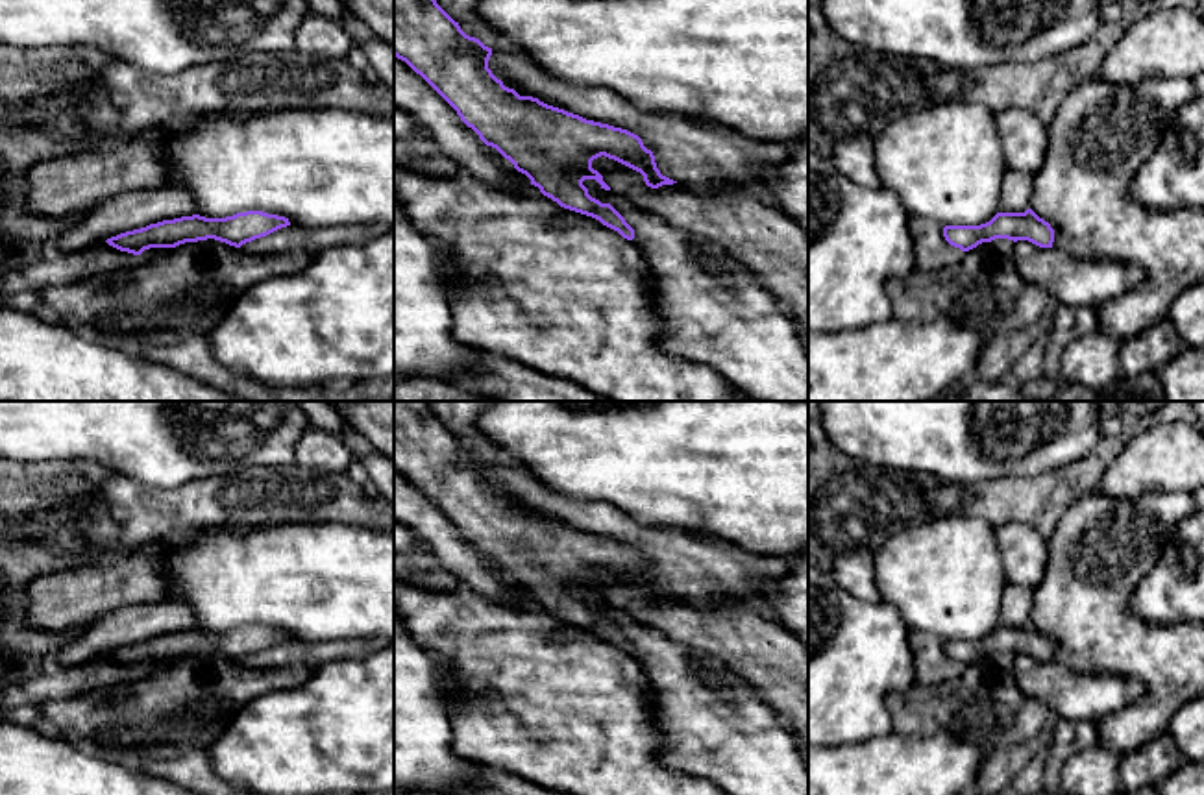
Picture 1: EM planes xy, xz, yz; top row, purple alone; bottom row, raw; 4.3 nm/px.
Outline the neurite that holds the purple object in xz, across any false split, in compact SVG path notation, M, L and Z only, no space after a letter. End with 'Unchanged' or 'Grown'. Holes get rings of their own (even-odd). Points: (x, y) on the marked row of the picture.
M394 0L394 55L420 74L486 146L509 159L544 196L564 209L599 220L627 240L634 238L634 229L610 203L592 198L583 185L584 179L596 179L601 189L610 190L603 176L592 168L592 161L601 155L614 159L640 172L651 189L677 183L660 174L653 152L638 135L586 120L505 87L488 68L492 48L466 35L436 0Z. Unchanged

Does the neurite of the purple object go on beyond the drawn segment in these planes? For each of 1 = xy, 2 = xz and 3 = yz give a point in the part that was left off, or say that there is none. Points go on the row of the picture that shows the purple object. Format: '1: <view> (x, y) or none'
1: none
2: none
3: none

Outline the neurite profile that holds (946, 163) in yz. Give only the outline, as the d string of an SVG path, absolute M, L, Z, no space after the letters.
M947 100L930 107L910 111L891 120L873 139L875 168L880 185L893 190L908 216L925 216L940 226L980 226L999 213L999 194L1008 172L995 115L980 104Z

